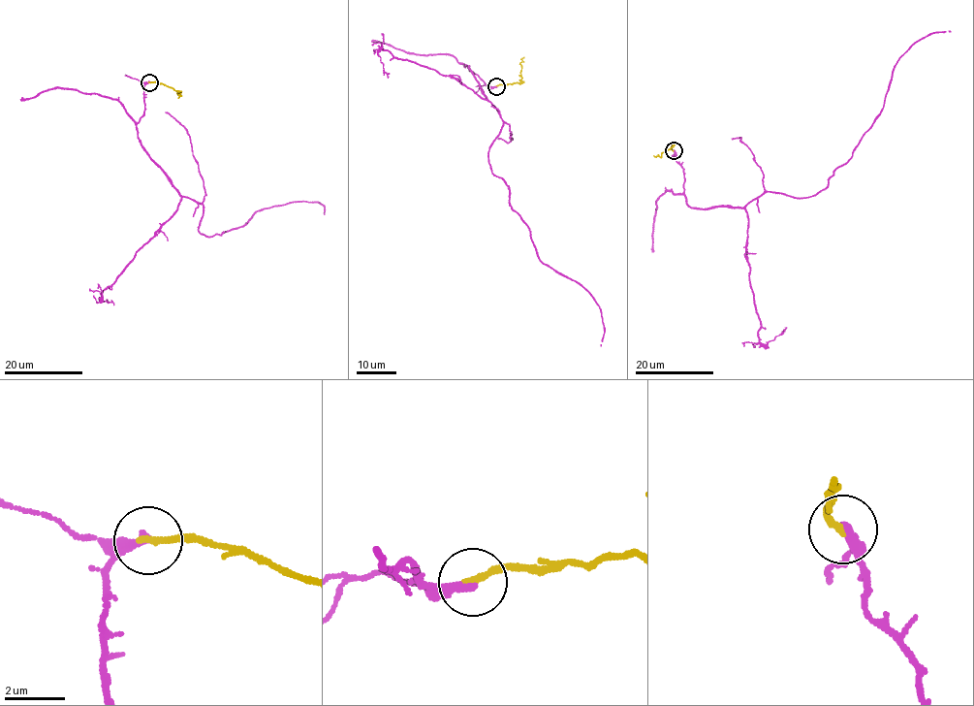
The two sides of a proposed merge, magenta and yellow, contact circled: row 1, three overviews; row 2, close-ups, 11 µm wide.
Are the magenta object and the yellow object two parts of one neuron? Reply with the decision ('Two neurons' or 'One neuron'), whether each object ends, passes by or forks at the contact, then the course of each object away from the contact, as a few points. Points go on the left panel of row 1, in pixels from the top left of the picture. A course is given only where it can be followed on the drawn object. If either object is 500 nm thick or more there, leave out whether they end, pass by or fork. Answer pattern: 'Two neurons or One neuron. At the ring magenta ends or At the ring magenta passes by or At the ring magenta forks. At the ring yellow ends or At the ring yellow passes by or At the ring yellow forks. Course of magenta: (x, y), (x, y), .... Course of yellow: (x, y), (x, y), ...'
One neuron. At the ring magenta ends. At the ring yellow ends. Course of magenta: (149, 82), (138, 136), (181, 196), (202, 204), (200, 233), (221, 234), (289, 203), (317, 202), (324, 213). Course of yellow: (149, 82), (164, 83), (179, 93), (178, 97), (180, 93)

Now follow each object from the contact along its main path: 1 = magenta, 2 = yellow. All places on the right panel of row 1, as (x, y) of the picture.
1: (674, 151), (691, 208), (744, 208), (766, 192), (812, 196), (870, 127), (906, 50), (927, 35), (950, 31)
2: (674, 151), (671, 147), (674, 144), (661, 156), (653, 155)

